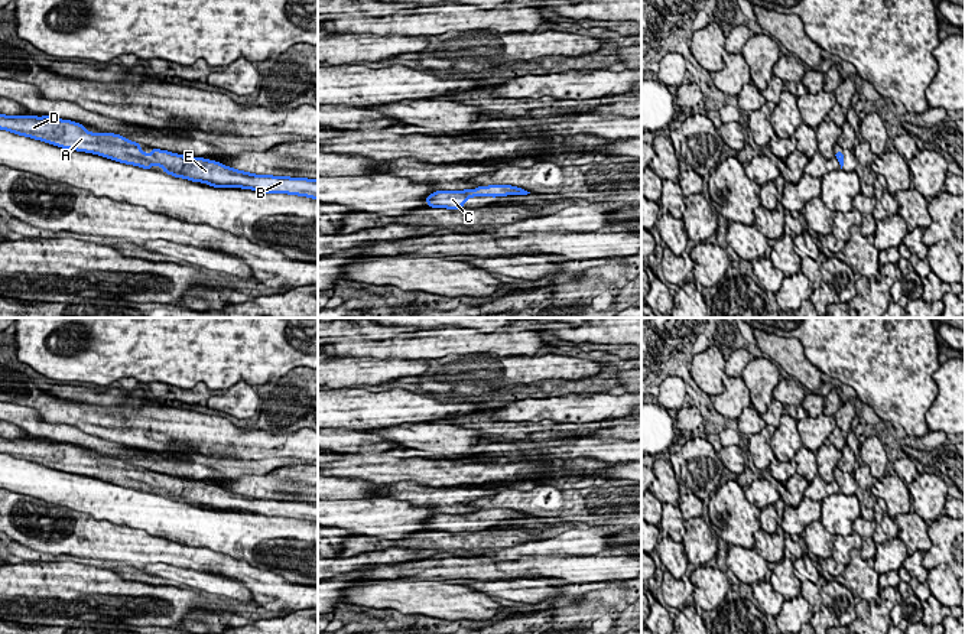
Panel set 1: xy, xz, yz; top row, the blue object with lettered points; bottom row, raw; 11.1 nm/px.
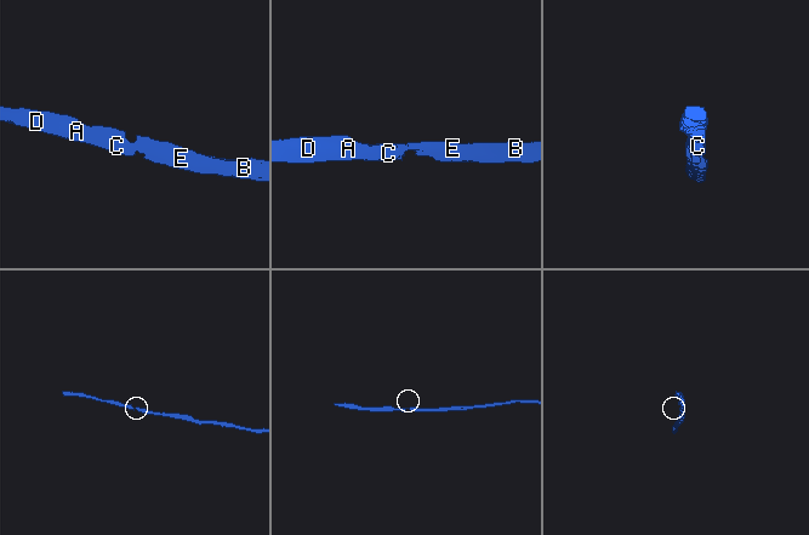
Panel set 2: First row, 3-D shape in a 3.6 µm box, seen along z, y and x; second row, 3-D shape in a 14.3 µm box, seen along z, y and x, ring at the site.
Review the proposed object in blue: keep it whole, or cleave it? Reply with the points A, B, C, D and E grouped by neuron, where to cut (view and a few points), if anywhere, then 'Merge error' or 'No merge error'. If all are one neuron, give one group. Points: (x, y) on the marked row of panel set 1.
Groups: A B C D E. No split. No merge error

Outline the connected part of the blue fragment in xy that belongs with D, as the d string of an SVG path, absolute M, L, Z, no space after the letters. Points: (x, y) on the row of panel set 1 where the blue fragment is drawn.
M4 116L0 129L36 139L58 147L87 152L126 165L152 169L160 166L165 173L192 182L204 182L215 188L243 188L267 194L289 194L318 199L318 179L254 175L224 166L204 157L182 156L168 150L152 149L147 155L140 143L121 134L91 133L82 124L49 116Z

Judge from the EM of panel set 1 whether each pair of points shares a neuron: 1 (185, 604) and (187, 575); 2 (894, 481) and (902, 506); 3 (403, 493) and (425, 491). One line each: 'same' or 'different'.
1: different
2: same
3: same

